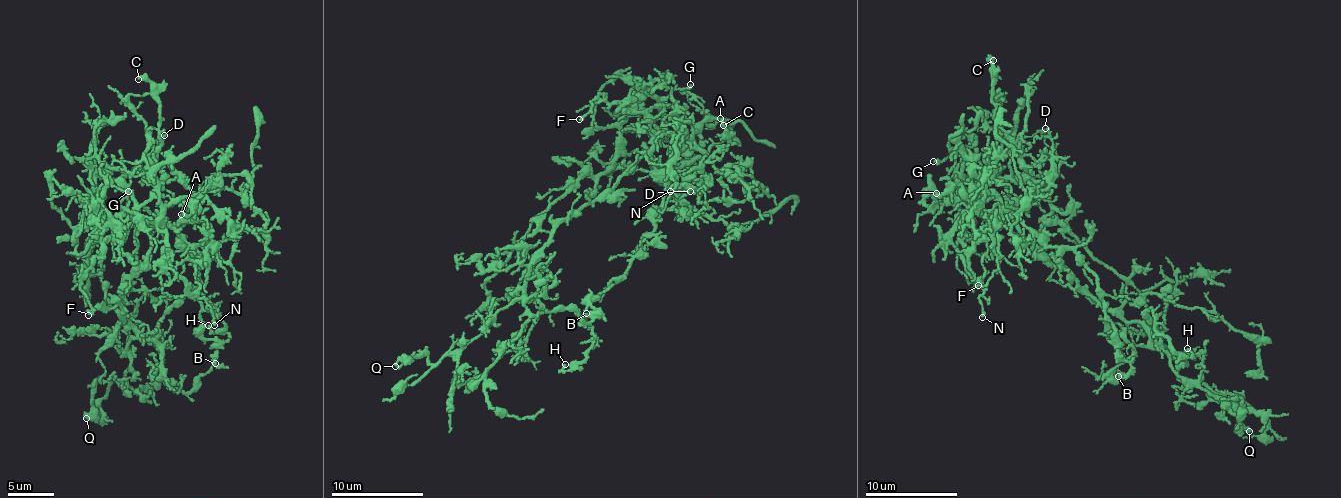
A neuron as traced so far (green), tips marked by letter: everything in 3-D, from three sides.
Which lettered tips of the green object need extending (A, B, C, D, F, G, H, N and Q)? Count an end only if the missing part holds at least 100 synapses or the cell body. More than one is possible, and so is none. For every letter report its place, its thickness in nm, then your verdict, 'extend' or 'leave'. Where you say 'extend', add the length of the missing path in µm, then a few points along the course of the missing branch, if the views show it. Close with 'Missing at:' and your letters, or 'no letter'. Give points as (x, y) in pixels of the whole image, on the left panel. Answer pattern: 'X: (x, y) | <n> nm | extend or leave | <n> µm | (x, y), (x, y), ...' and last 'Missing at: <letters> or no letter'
A: (181, 214) | 200 nm | leave
B: (215, 363) | 240 nm | leave
C: (138, 79) | 360 nm | leave
D: (164, 135) | 150 nm | leave
F: (88, 315) | 180 nm | leave
G: (128, 191) | 220 nm | leave
H: (208, 325) | 160 nm | leave
N: (214, 325) | 180 nm | leave
Q: (86, 418) | 320 nm | leave
Missing at: no letter

